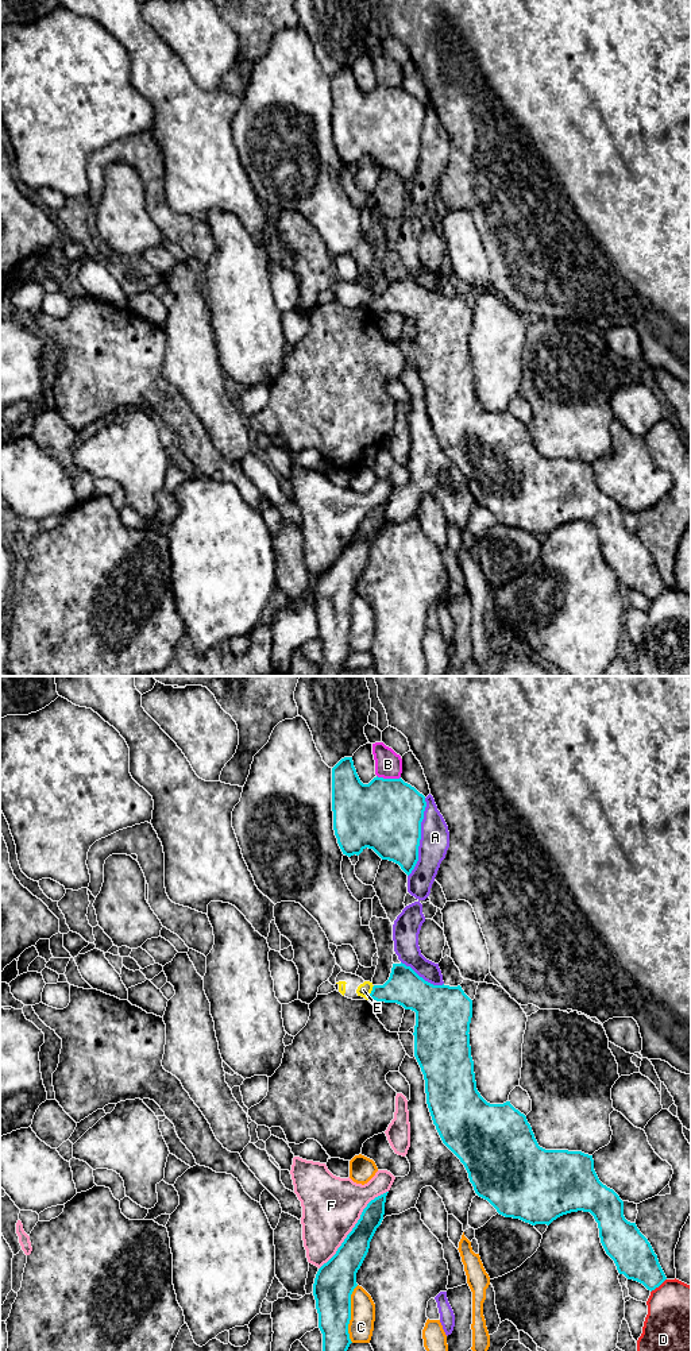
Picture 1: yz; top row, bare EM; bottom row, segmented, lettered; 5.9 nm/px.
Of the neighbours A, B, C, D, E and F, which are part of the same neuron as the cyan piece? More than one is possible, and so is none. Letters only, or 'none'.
E

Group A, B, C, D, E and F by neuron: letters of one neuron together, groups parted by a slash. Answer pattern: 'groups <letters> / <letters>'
groups A / B / C / D / E / F

